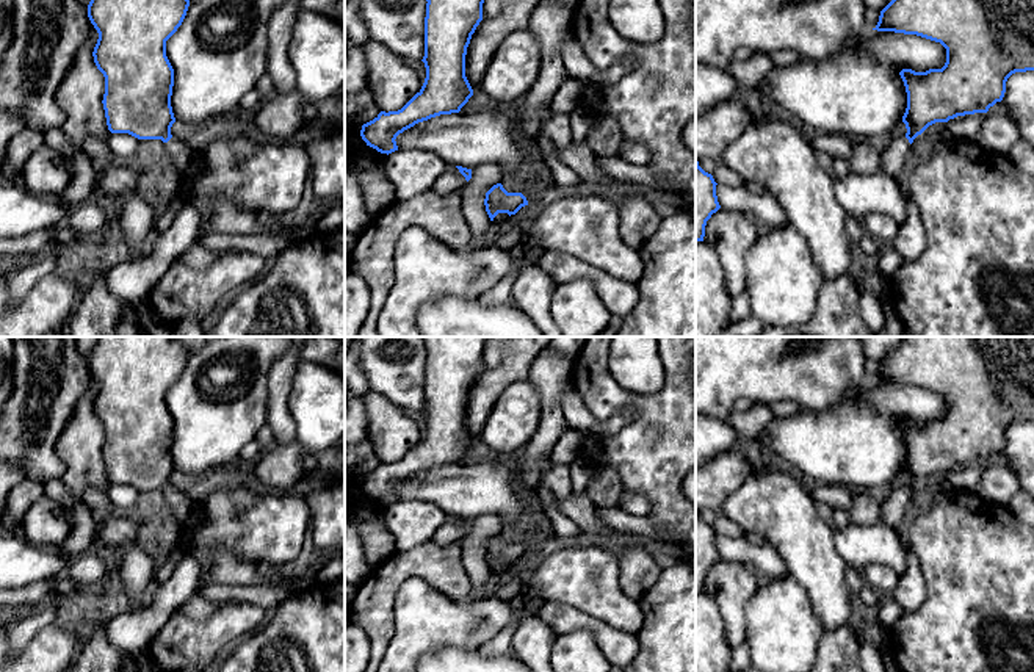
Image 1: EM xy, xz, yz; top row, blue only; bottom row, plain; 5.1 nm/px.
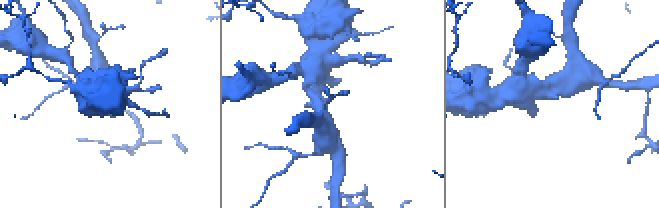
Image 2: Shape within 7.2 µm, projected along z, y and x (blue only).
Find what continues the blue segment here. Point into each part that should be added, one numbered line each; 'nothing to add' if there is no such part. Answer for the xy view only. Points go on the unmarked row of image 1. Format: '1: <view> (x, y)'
1: xy (187, 513)

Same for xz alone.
1: xz (545, 530)

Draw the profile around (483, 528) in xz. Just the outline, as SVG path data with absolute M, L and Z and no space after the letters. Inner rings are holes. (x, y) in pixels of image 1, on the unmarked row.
M486 514L472 520L472 529L459 542L462 548L462 561L472 581L472 589L478 594L475 600L486 600L490 597L486 592L486 584L490 576L490 569L486 562L486 544L501 533L503 522L494 515Z

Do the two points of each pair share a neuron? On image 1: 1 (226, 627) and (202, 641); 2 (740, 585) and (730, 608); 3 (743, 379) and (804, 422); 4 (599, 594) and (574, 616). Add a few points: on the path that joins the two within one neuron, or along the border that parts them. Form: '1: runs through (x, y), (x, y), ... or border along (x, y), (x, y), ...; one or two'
1: runs through (220, 628), (209, 635); one
2: runs through (733, 591), (730, 602); one
3: border along (837, 400), (824, 408), (801, 409); two
4: border along (544, 603), (555, 602), (575, 606), (613, 627); two

